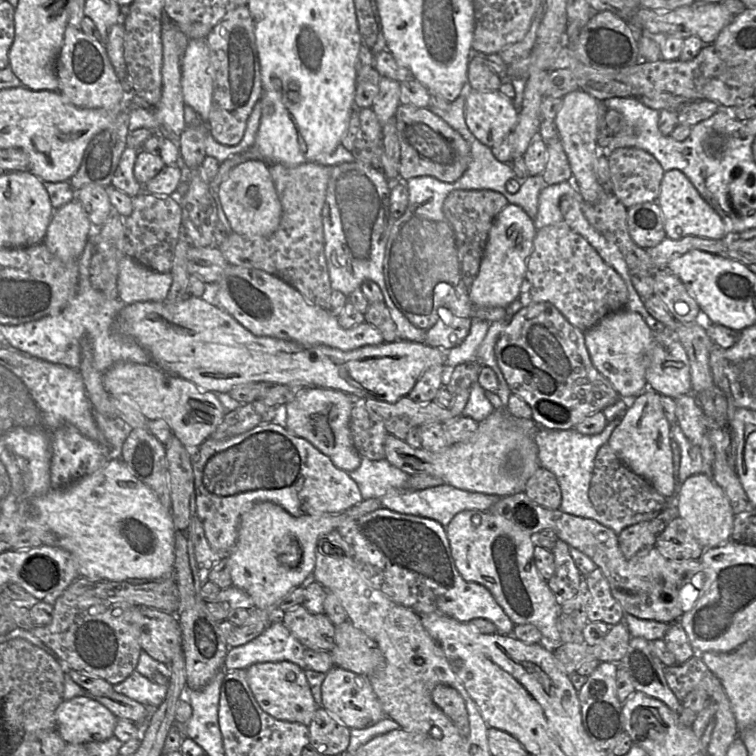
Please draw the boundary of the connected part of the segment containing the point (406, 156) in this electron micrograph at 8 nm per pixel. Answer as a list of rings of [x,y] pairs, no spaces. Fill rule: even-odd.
[[[399,104],[395,113],[400,143],[399,179],[406,182],[418,176],[431,176],[453,183],[467,170],[471,161],[468,142],[428,107],[417,108]]]

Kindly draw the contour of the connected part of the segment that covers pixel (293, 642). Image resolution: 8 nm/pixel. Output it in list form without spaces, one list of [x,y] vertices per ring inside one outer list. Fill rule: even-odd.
[[[275,617],[256,638],[230,648],[224,668],[230,671],[247,669],[255,663],[289,661],[306,670],[305,650],[306,648],[283,625],[279,617]]]

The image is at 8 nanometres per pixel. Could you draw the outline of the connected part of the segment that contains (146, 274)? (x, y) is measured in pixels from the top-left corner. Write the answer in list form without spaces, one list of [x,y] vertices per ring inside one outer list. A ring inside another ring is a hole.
[[[126,255],[118,261],[118,297],[126,305],[135,302],[163,302],[171,283],[170,272],[153,271]]]

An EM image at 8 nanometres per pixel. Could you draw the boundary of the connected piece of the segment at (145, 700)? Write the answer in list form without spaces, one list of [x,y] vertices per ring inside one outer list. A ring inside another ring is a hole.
[[[134,670],[124,681],[113,685],[113,691],[145,705],[157,707],[164,699],[168,686],[160,685]]]

